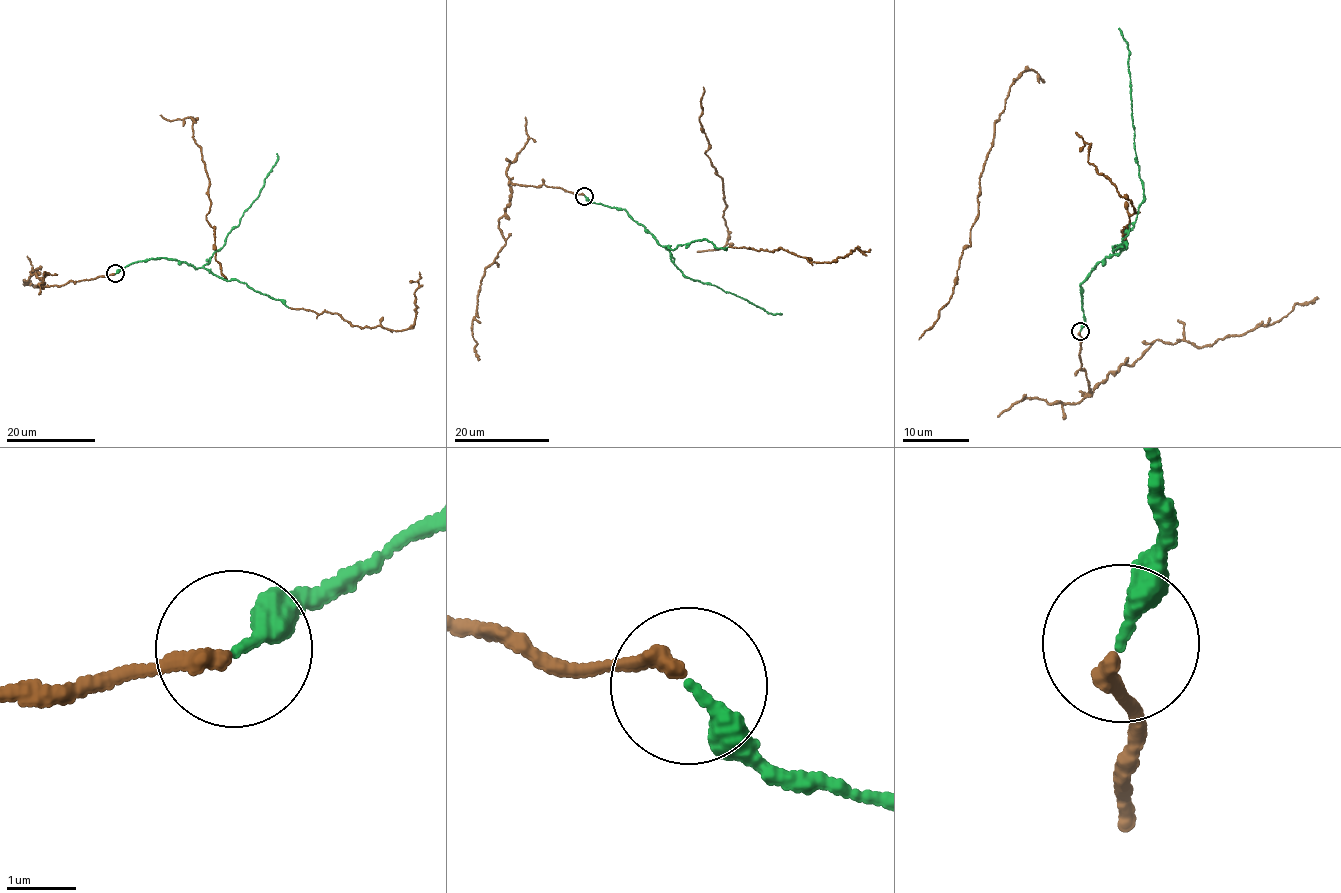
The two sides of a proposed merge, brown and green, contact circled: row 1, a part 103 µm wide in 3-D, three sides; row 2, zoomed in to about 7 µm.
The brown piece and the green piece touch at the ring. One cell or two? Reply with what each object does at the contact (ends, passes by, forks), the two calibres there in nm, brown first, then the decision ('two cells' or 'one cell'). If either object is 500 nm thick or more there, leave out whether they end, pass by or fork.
brown ends | green ends | 240/300 nm | one cell

